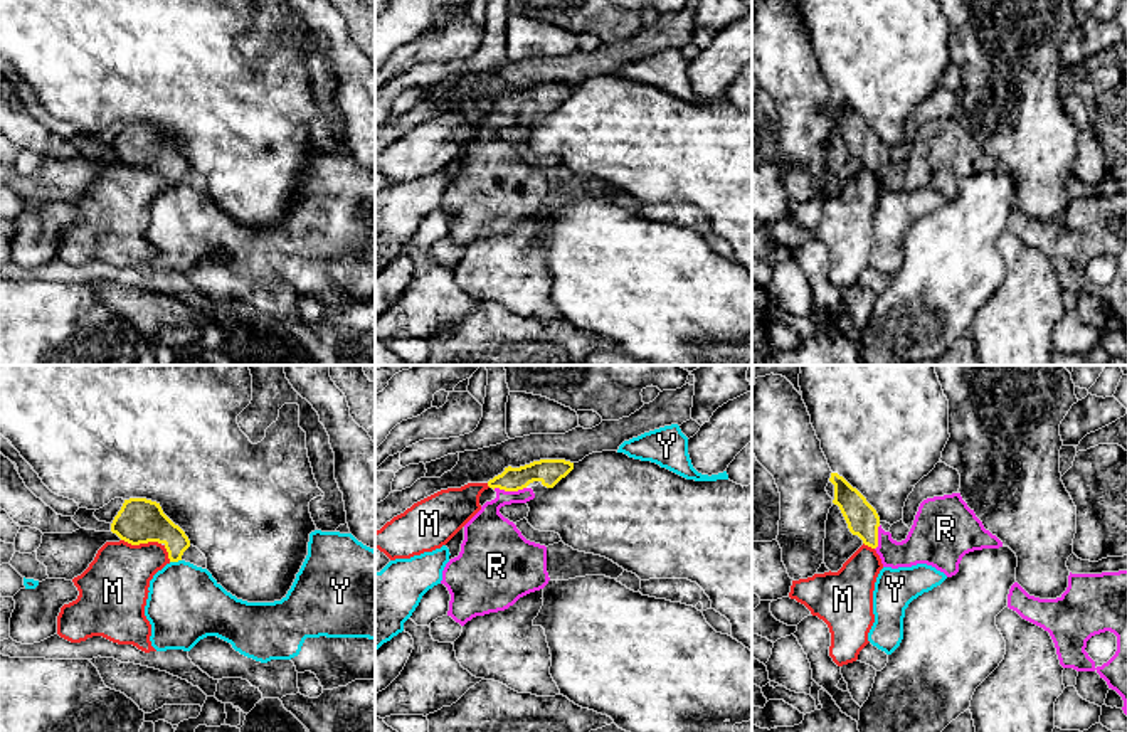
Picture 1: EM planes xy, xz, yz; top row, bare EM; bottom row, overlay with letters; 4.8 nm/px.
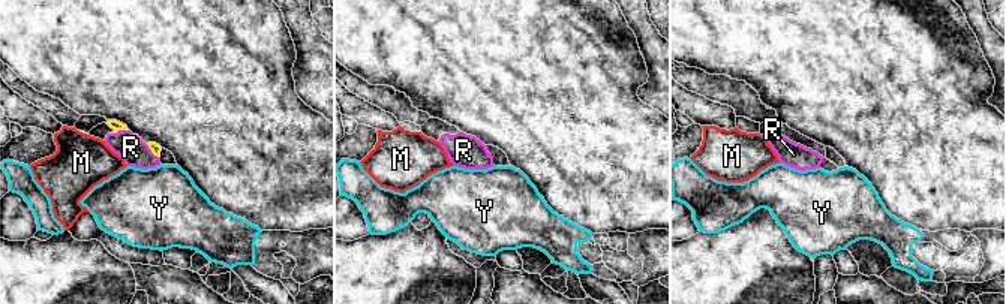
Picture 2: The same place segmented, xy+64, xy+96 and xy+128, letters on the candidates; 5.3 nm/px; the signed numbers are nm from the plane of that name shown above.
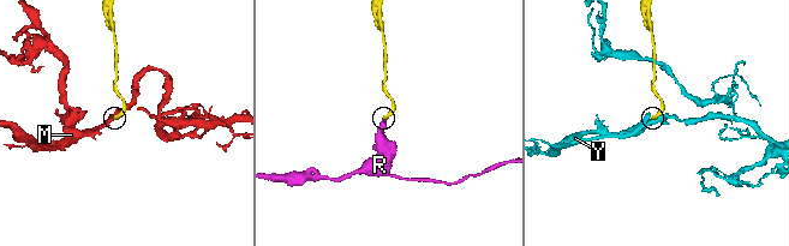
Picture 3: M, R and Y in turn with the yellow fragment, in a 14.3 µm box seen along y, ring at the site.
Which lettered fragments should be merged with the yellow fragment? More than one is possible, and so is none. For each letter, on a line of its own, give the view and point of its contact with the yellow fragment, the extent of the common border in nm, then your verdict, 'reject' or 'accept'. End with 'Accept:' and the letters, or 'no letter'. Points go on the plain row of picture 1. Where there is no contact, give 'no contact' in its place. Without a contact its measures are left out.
M: contact xy (142, 165); length 190 nm; reject
R: contact xz (508, 113); length 160 nm; accept
Y: contact xy (175, 184); length 60 nm; reject
Accept: R

